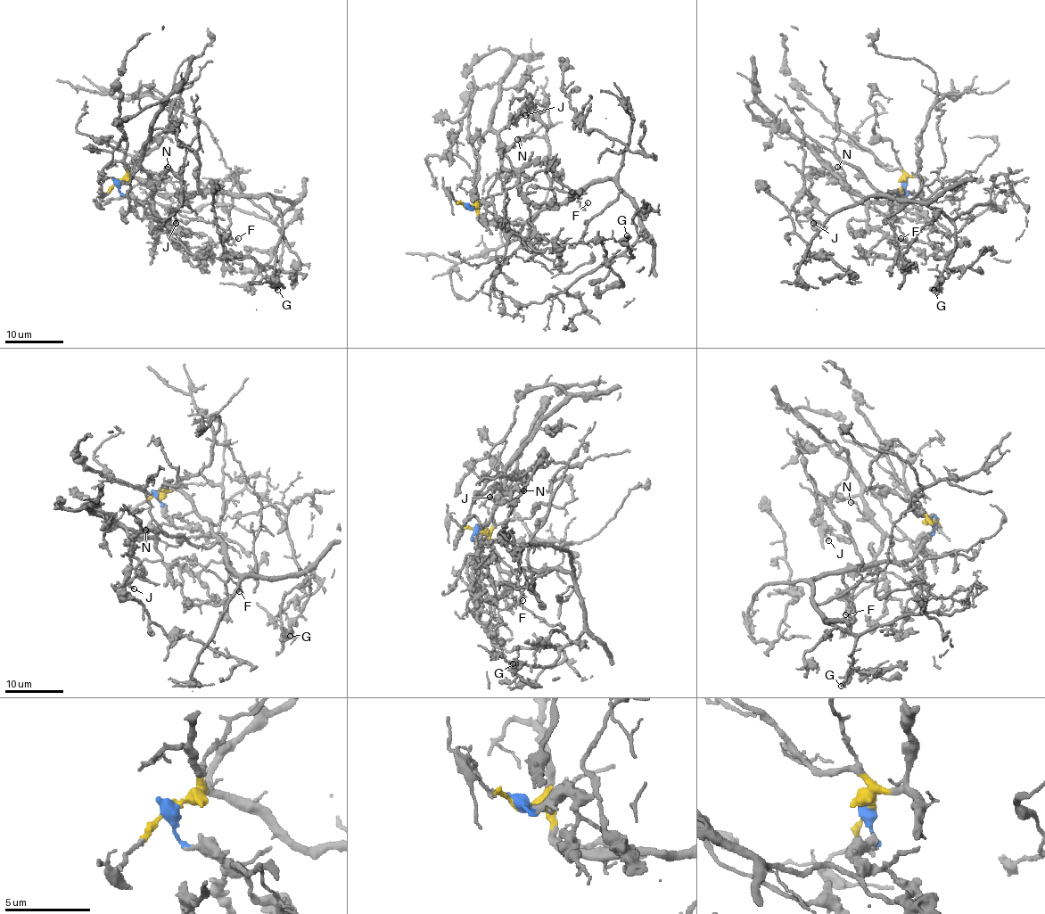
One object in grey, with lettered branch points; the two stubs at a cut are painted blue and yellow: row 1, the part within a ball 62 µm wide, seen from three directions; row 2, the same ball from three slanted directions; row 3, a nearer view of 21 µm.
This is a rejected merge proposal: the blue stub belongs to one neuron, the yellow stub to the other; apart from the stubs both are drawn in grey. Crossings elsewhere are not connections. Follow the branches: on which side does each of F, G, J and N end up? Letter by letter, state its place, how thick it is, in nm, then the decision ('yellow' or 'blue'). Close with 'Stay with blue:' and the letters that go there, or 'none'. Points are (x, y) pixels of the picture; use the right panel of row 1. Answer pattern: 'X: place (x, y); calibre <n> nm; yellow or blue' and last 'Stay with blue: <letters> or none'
F: place (901, 238); calibre 90 nm; yellow
G: place (933, 290); calibre 220 nm; yellow
J: place (813, 223); calibre 240 nm; blue
N: place (837, 167); calibre 240 nm; blue
Stay with blue: J, N

